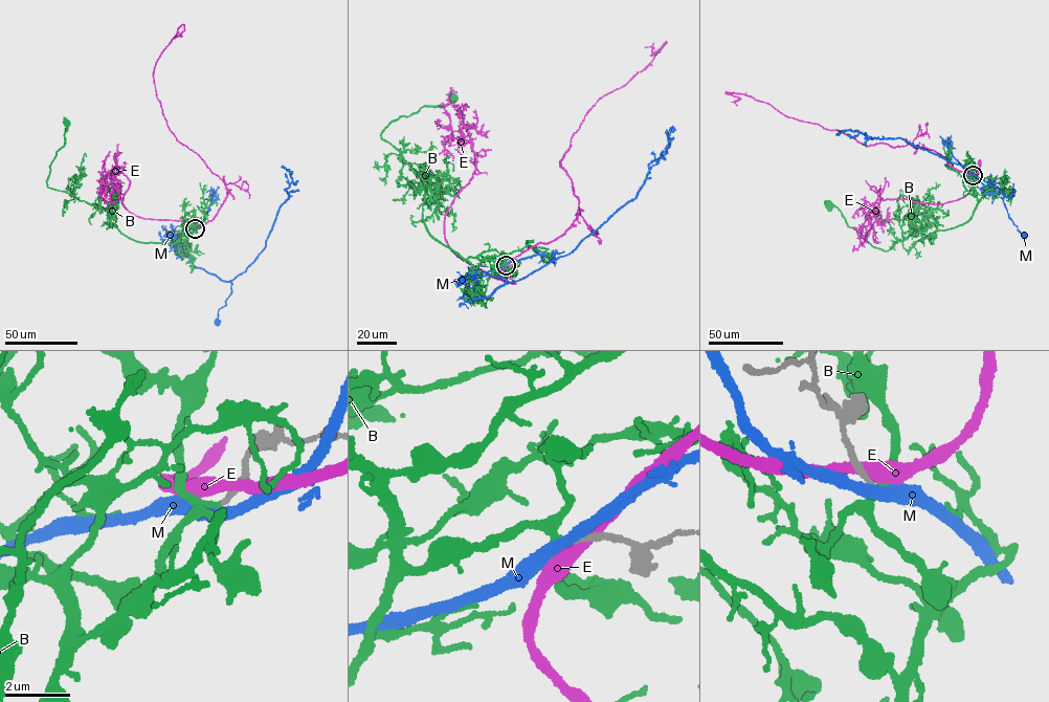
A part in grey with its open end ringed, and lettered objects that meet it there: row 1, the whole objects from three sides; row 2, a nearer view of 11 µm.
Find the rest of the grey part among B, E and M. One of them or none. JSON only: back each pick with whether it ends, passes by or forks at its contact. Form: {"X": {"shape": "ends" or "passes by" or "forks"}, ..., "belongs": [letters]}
{"B": {"shape": "passes by"}, "belongs": ["B"]}

